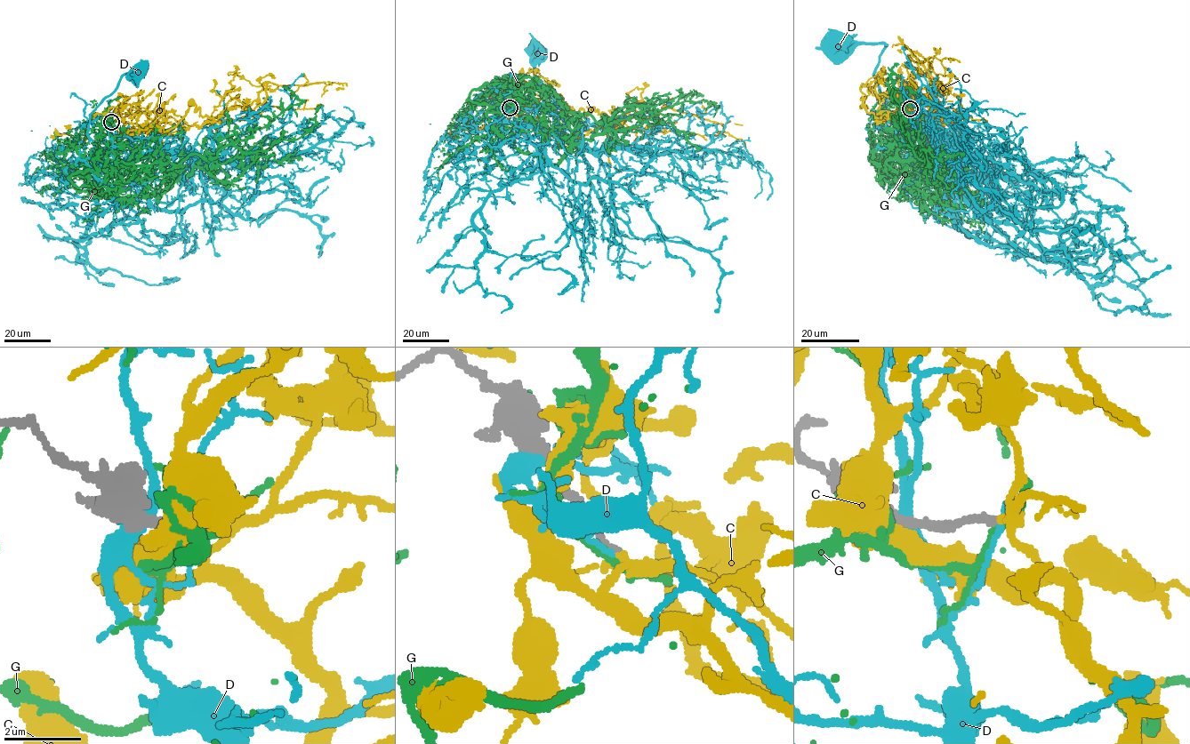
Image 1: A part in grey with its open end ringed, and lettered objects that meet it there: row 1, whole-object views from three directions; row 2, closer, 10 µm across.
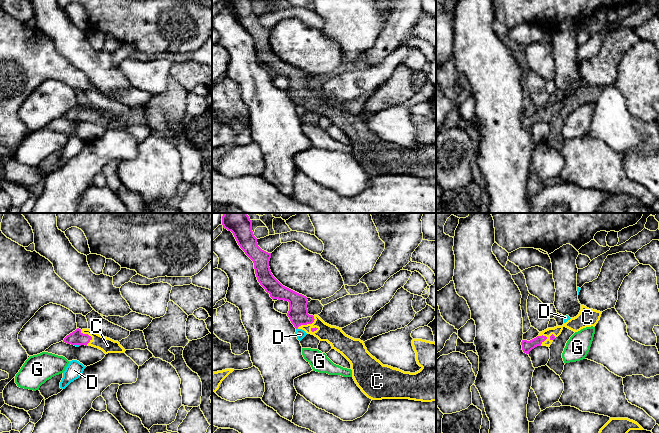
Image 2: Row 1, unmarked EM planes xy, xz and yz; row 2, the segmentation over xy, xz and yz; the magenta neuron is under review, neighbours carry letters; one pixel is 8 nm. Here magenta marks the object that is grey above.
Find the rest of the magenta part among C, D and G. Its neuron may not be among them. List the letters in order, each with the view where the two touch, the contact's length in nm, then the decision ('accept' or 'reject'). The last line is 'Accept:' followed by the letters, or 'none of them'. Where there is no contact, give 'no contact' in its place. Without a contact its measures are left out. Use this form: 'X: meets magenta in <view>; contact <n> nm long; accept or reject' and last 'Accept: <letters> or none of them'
C: meets magenta in xy; contact 140 nm long; accept
D: meets magenta in xy; contact 60 nm long; reject
G: no contact; reject
Accept: C

